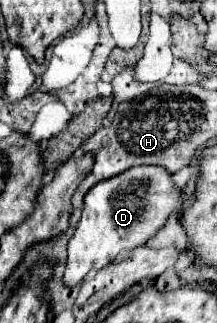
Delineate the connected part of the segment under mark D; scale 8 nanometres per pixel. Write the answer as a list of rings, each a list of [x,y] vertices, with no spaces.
[[[141,165],[119,177],[111,177],[111,181],[101,181],[85,197],[81,221],[69,241],[63,283],[75,287],[91,269],[99,271],[113,263],[121,251],[145,245],[167,223],[167,217],[181,211],[181,207],[183,193],[175,189],[171,175],[163,167]]]

